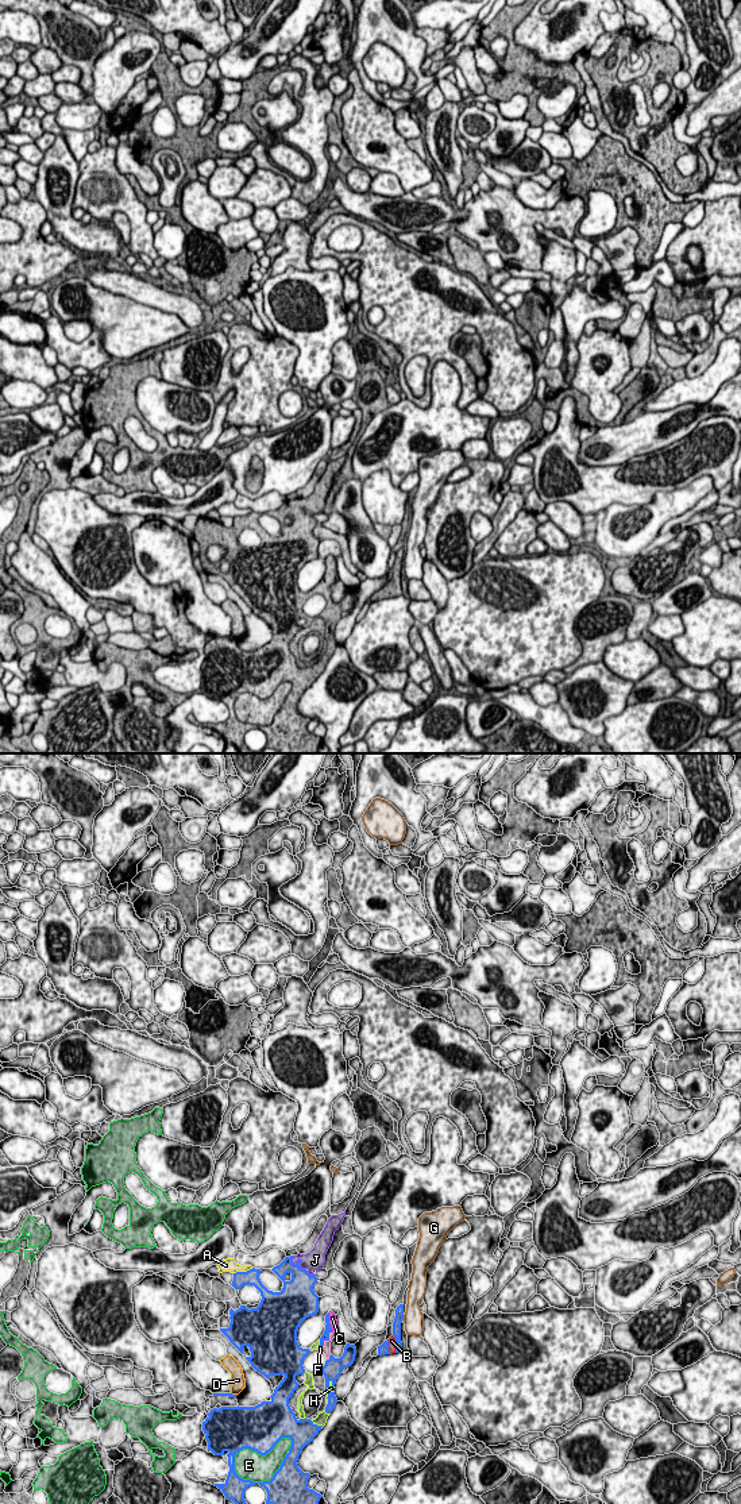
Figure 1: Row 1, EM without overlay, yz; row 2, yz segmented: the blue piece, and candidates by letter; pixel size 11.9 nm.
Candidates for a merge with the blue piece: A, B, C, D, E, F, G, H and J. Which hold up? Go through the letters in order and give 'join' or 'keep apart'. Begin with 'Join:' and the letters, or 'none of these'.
Join: B, C, D, E, F, H, J
A: keep apart
B: join
C: join
D: join
E: join
F: join
G: keep apart
H: join
J: join

